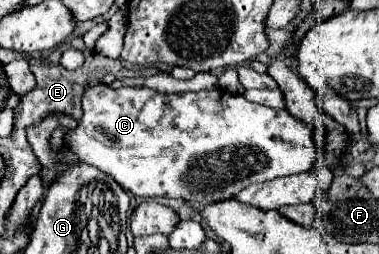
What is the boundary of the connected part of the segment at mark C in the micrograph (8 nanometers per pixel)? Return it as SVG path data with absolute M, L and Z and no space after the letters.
M97 85L87 89L81 100L83 109L83 120L81 124L73 131L67 132L63 137L63 145L79 159L91 165L97 165L101 171L109 173L125 191L133 193L135 197L143 197L143 199L151 199L151 197L167 197L167 199L183 199L183 201L191 201L191 203L199 203L199 205L211 205L217 201L225 201L229 197L235 197L241 189L253 185L253 183L263 183L263 181L271 181L277 177L285 177L285 175L297 175L297 173L305 173L311 169L311 165L317 161L317 143L315 143L315 129L293 119L285 109L271 109L265 105L257 105L247 101L243 95L233 95L229 91L197 91L197 93L159 93L155 89L149 87L121 87L121 89L111 89L107 85Z

